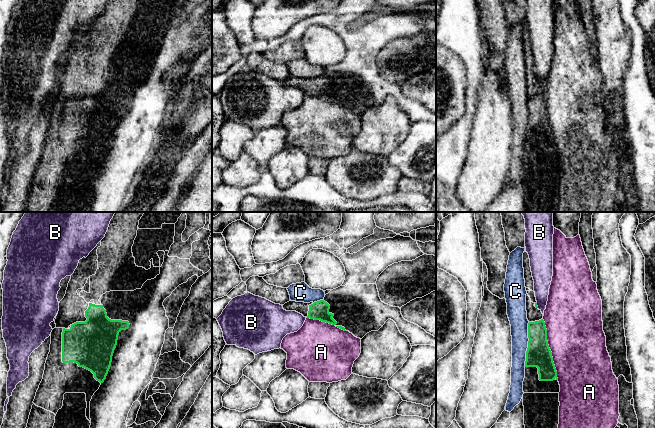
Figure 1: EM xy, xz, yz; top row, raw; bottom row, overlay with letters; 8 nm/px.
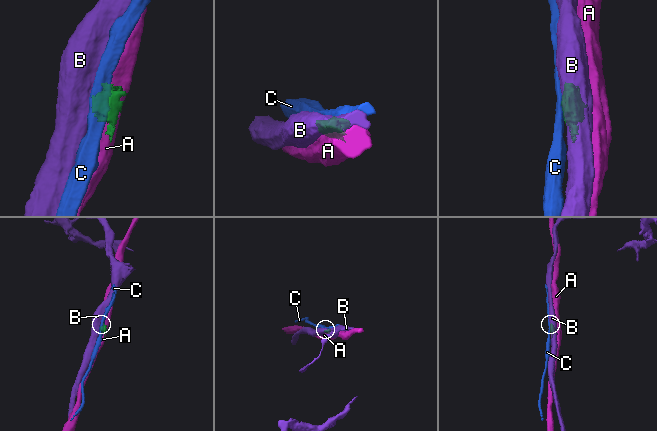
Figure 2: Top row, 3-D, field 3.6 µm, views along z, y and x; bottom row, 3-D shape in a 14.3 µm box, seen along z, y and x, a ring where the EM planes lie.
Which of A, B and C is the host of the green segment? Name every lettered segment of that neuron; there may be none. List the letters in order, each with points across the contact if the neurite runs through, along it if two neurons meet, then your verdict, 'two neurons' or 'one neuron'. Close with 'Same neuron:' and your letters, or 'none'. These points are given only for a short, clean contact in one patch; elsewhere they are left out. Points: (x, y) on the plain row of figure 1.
A: two neurons
B: border along yz (536, 79), (538, 83); two neurons
C: two neurons
Same neuron: none

